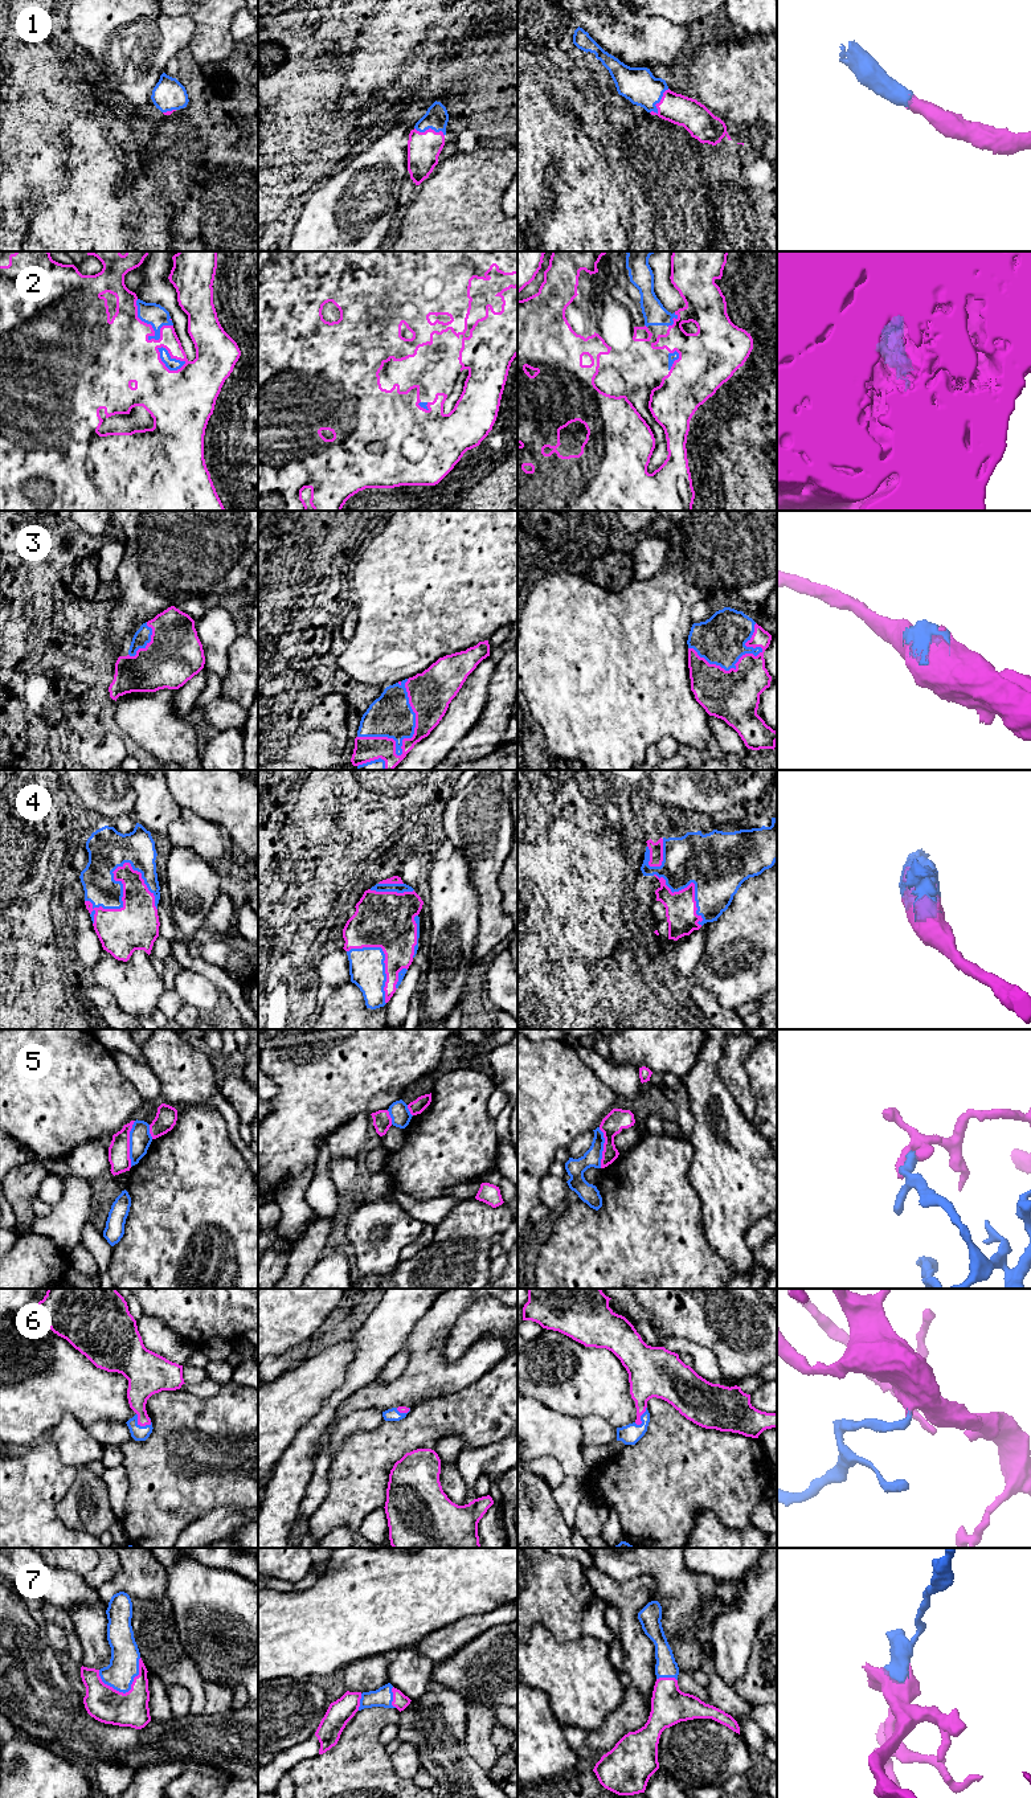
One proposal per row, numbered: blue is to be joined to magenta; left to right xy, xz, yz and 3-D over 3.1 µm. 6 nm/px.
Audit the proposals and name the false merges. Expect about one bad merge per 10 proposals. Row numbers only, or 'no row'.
5

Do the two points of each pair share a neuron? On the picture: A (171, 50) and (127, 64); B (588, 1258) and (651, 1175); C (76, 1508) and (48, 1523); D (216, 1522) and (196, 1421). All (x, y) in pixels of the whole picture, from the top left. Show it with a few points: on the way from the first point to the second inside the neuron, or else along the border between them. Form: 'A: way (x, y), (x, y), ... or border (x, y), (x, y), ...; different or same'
A: way (160, 50), (143, 50), (138, 56); same
B: way (609, 1237), (646, 1200), (646, 1196); same
C: border (70, 1489), (57, 1515), (86, 1532); different
D: border (244, 1507), (217, 1506), (200, 1515), (187, 1527); different

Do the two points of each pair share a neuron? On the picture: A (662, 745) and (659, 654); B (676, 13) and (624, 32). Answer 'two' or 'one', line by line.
A: two
B: two

